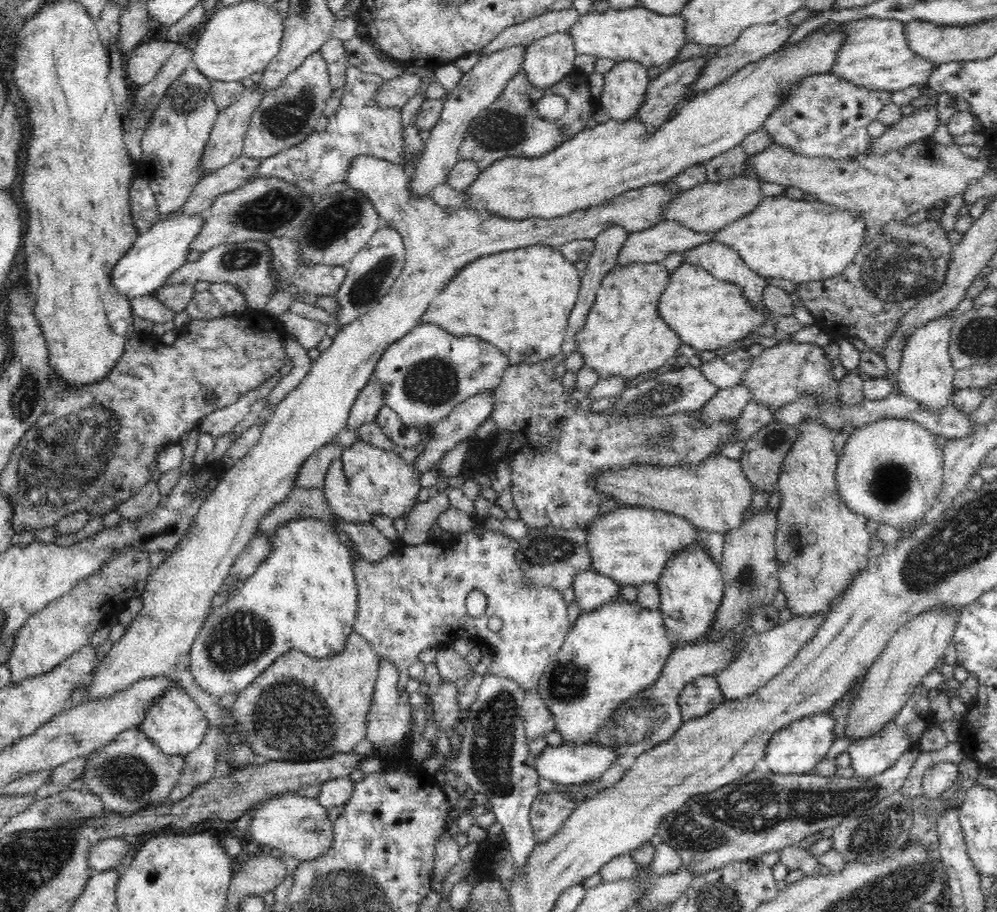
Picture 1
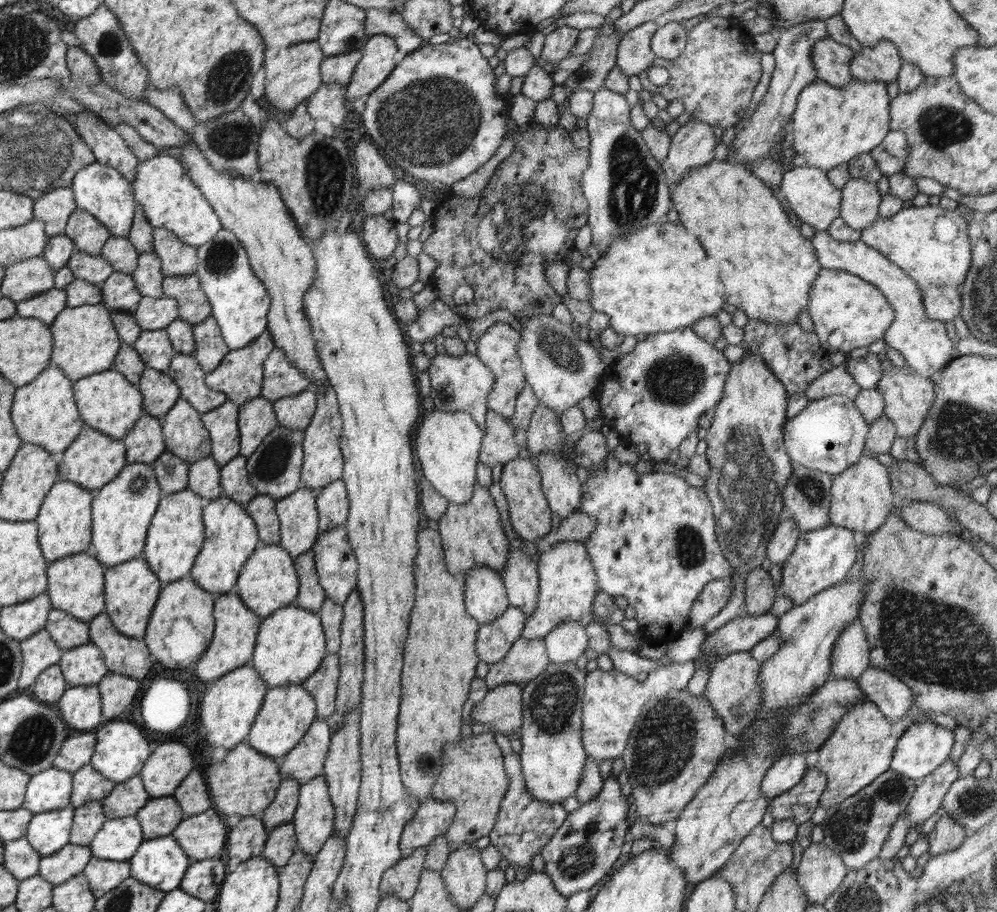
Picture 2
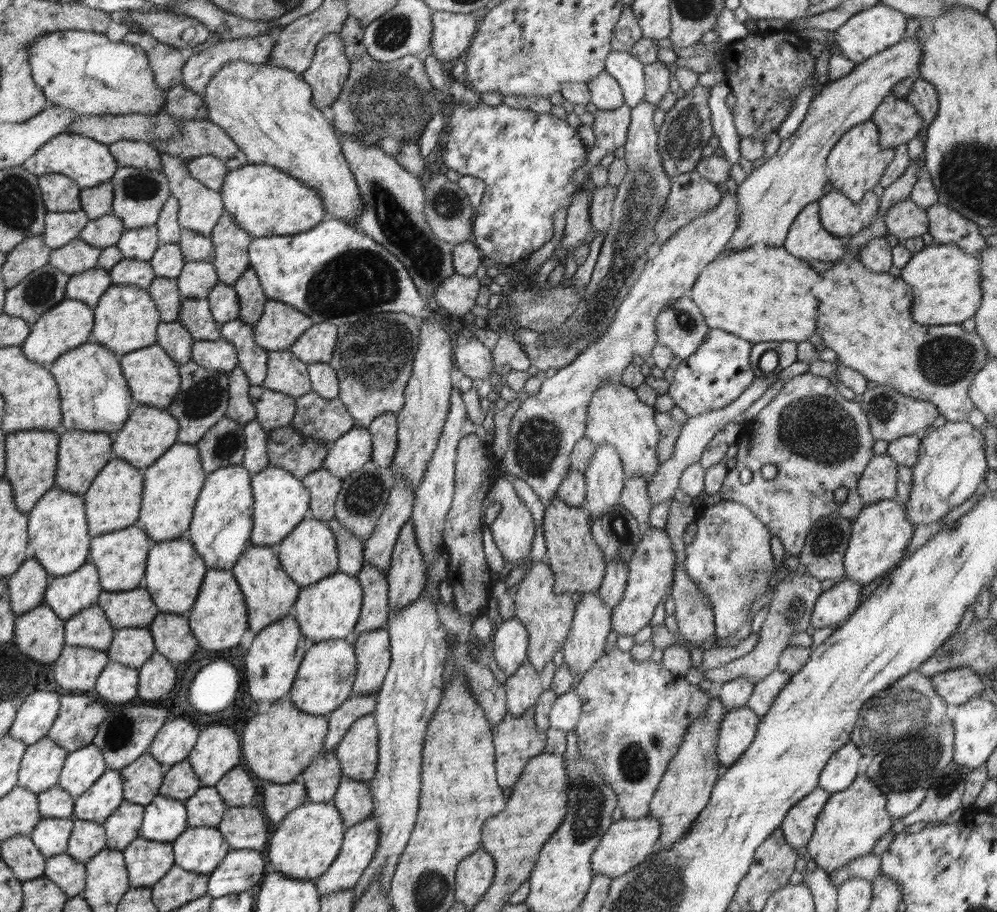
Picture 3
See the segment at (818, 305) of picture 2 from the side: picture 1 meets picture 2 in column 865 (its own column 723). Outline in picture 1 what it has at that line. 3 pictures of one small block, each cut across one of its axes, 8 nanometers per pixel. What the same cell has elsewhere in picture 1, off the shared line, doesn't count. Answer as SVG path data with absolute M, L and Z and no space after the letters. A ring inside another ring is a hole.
M682 264L670 274L670 282L666 290L660 296L658 302L658 311L660 317L672 327L672 330L678 333L678 337L684 345L696 349L696 352L716 351L722 347L728 347L732 342L742 341L748 334L754 333L758 326L764 326L768 322L769 314L764 311L758 311L750 305L748 298L744 297L744 289L736 283L726 282L724 279L718 279L712 276L712 273L700 266L693 264Z

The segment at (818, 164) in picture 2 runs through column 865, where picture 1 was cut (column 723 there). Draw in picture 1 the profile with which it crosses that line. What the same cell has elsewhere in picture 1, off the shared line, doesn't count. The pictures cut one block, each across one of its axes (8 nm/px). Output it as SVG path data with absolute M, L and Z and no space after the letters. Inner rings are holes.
M816 29L797 43L742 67L728 78L728 81L690 98L688 104L674 118L668 119L654 132L649 132L649 127L640 119L620 121L610 118L605 124L582 130L576 137L568 138L560 147L540 158L508 156L496 160L486 170L480 170L480 176L470 184L470 188L459 194L465 198L468 210L486 210L489 214L501 218L552 219L567 216L576 210L604 205L628 190L664 183L680 174L682 170L686 170L688 166L702 165L739 146L744 138L761 130L768 117L783 104L785 93L791 90L791 85L796 86L803 79L813 75L831 74L836 65L838 50L844 44L844 40L844 31Z

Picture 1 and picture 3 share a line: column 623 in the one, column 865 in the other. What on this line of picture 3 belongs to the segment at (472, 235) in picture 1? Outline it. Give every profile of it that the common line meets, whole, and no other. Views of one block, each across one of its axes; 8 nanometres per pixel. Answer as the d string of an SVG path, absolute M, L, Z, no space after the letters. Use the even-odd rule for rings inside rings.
M832 189L820 198L819 216L830 234L847 239L868 227L879 210L879 197L872 191L860 203L852 203L842 192Z

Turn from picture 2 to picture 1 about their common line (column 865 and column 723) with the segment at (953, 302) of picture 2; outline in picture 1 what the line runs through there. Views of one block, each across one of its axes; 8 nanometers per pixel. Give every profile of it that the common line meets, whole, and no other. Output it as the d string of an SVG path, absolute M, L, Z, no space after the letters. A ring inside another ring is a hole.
M774 196L762 199L762 203L745 218L740 218L726 228L714 231L712 241L724 243L738 251L744 263L764 278L783 278L795 283L823 281L840 274L850 264L864 242L866 221L859 212L840 210L824 202L792 200L788 196Z

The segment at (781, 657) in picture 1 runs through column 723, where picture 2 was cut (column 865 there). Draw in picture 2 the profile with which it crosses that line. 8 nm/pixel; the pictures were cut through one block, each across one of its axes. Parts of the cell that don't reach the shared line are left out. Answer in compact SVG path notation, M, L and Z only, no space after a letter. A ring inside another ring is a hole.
M868 666L862 673L857 679L861 690L868 696L868 700L872 701L892 724L900 722L904 718L909 718L908 710L915 704L915 695L904 682L901 682L898 677L889 674L886 670L876 668L876 666Z

